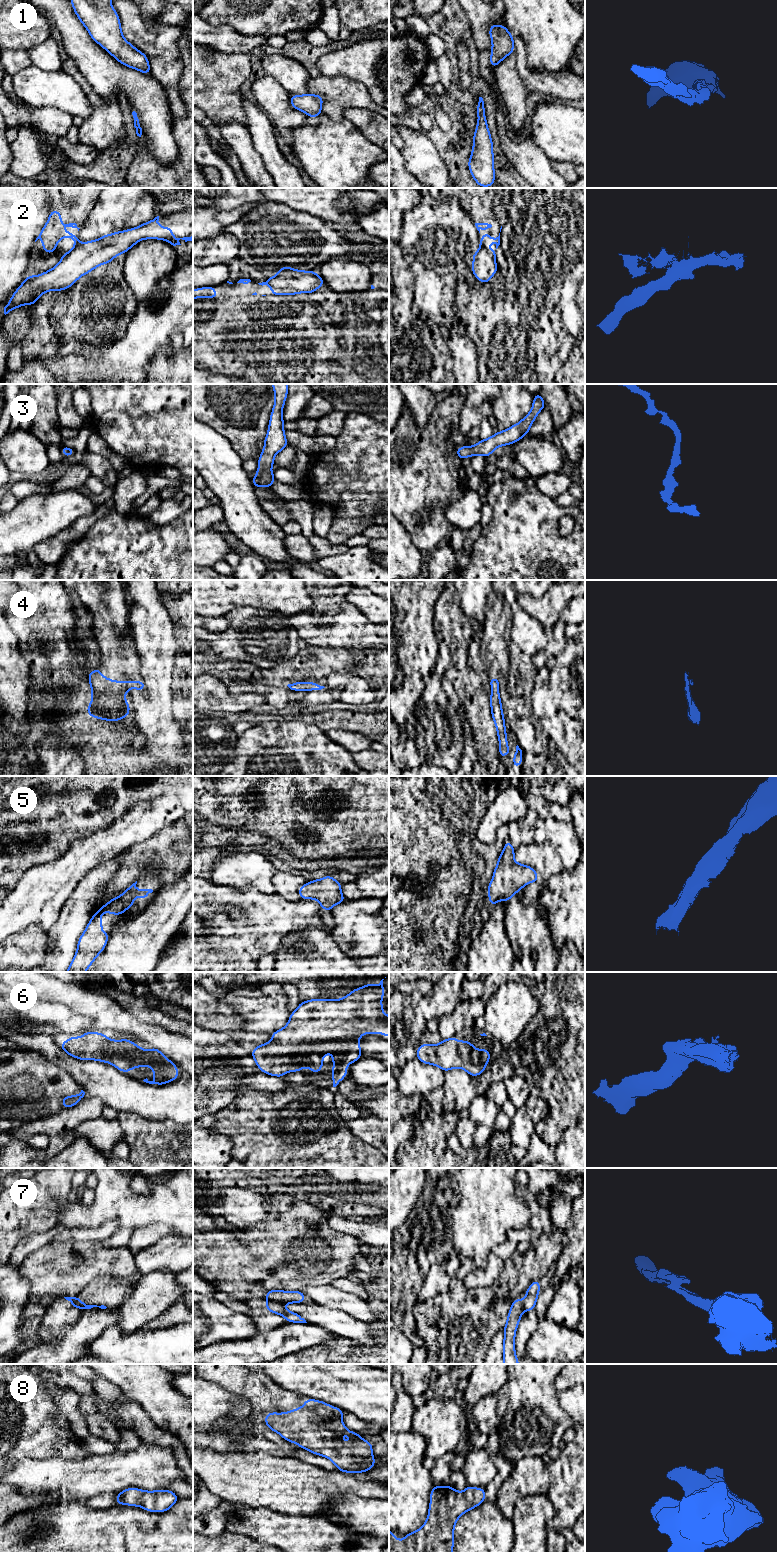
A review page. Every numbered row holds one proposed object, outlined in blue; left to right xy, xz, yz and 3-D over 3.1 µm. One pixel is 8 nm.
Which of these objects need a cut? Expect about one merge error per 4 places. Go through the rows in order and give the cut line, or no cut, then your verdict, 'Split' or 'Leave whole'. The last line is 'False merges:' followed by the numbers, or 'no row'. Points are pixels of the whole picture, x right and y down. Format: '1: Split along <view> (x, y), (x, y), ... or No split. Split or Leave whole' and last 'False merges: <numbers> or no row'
1: No split. Leave whole
2: No split. Leave whole
3: No split. Leave whole
4: No split. Leave whole
5: No split. Leave whole
6: No split. Leave whole
7: Split along xz (269, 1300), (282, 1303). Split
8: No split. Leave whole
False merges: 7

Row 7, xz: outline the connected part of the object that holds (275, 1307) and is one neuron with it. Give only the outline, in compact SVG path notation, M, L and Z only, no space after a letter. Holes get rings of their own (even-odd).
M268 1301L263 1308L266 1308L272 1313L282 1315L287 1322L307 1323L299 1314L286 1310L283 1303Z

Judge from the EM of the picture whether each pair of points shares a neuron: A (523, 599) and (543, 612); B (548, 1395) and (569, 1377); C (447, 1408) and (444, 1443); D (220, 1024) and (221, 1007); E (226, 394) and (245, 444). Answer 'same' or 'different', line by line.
A: same
B: different
C: same
D: different
E: same

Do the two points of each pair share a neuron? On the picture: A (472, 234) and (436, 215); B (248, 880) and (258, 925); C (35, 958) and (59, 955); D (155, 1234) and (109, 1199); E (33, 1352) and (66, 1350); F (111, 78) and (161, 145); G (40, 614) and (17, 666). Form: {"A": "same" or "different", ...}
{"A": "same", "B": "different", "C": "different", "D": "different", "E": "same", "F": "same", "G": "different"}

